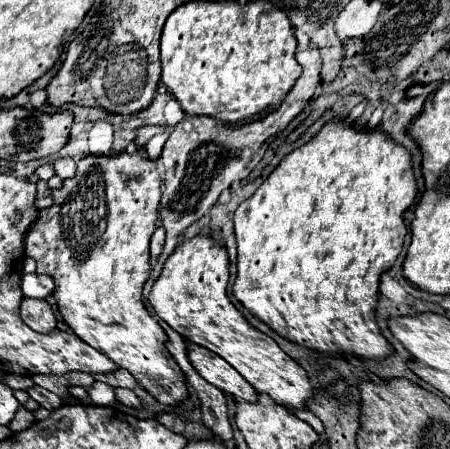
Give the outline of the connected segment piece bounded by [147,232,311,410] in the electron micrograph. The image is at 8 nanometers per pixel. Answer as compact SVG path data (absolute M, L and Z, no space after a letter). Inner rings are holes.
M203 232L195 238L183 240L167 258L165 268L153 284L147 300L179 336L221 356L257 392L269 394L279 406L285 408L307 408L307 400L311 400L311 384L307 380L307 372L303 372L303 368L299 368L299 364L295 364L295 360L291 360L273 338L253 328L243 318L243 314L231 304L227 296L227 282L227 250Z

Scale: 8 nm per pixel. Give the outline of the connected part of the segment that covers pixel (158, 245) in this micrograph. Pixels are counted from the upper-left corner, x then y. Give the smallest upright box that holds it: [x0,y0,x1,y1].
[151,226,165,256]

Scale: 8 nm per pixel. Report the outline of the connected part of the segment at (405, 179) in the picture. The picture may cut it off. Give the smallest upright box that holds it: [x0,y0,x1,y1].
[233,118,417,360]

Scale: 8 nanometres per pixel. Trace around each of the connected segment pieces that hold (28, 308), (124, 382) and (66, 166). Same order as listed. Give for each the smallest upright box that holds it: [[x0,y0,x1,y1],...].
[[19,298,55,332],[95,368,137,390],[51,158,75,178]]

